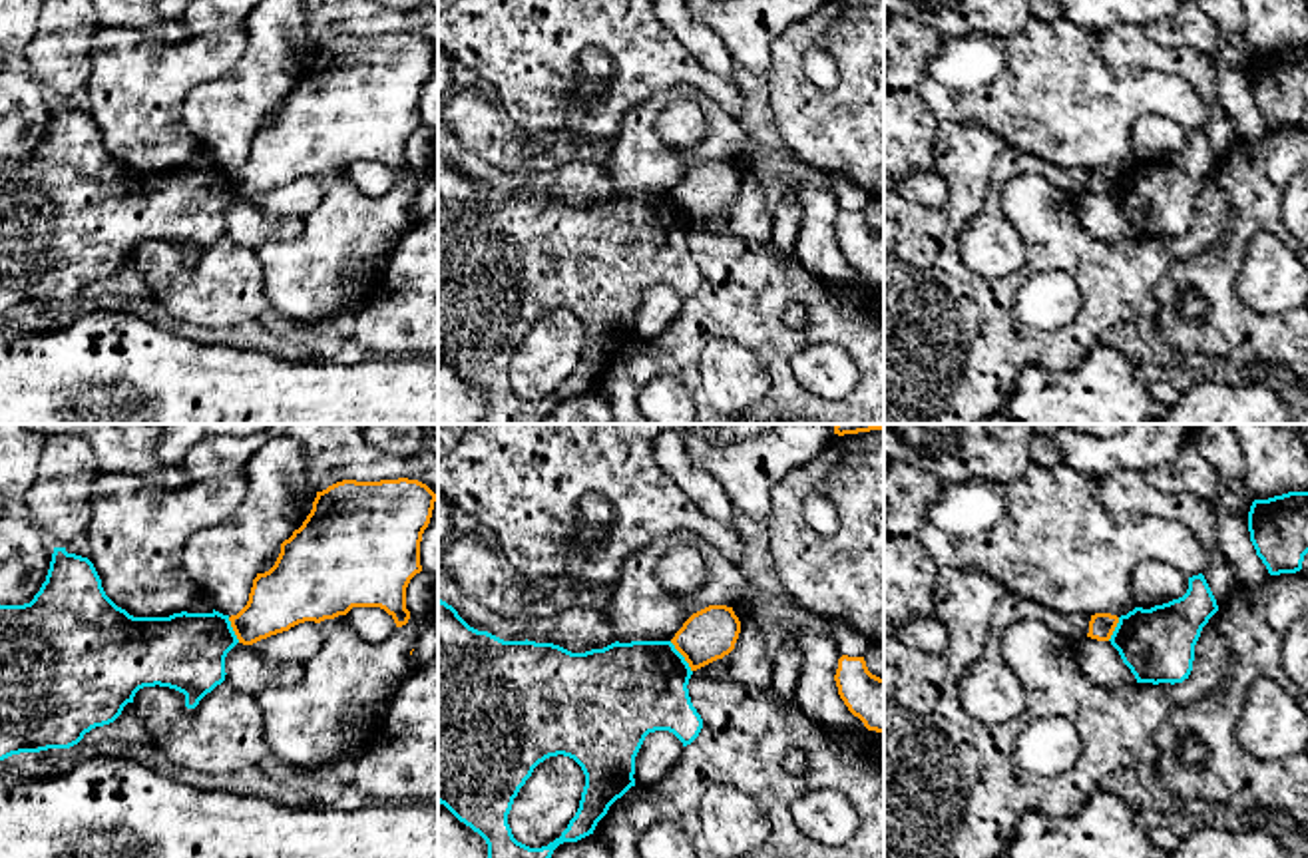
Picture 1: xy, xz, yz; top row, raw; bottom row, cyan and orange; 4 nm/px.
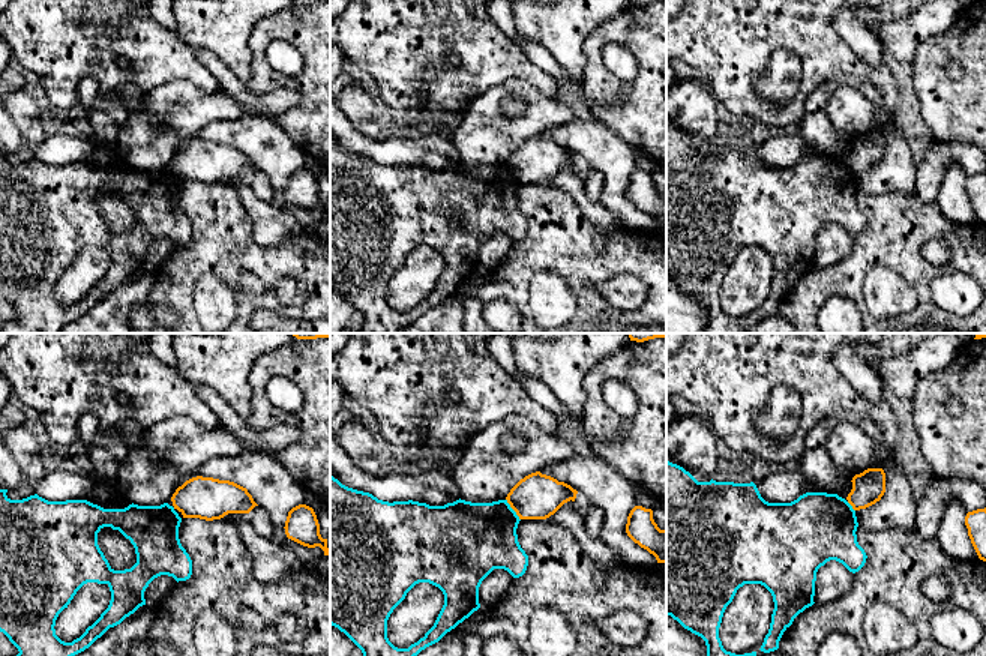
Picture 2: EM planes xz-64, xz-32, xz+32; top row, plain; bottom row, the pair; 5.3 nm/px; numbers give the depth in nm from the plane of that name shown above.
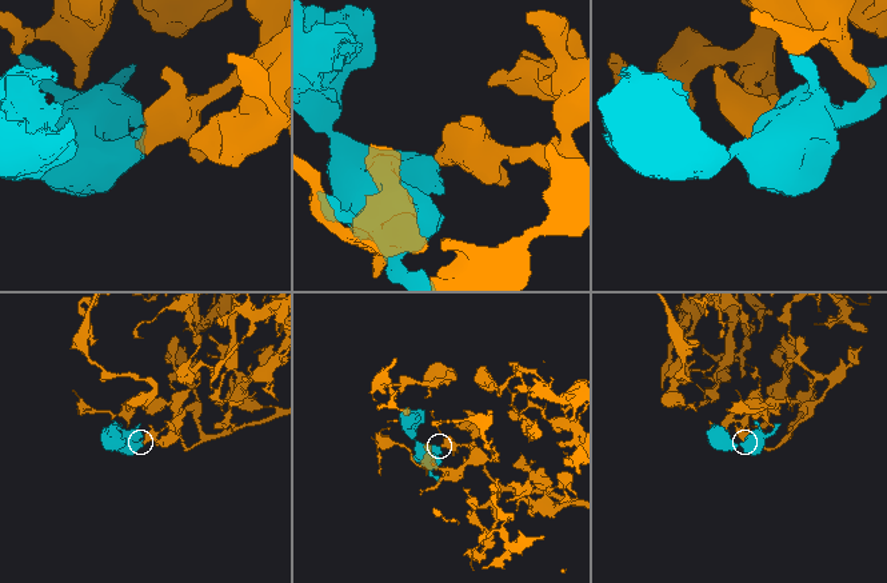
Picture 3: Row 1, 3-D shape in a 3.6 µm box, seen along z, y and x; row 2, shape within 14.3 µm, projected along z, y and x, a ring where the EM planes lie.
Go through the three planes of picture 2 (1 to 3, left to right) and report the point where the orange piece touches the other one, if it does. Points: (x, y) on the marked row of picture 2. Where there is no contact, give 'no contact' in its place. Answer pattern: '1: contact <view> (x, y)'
1: no contact
2: contact xz-32 (512, 509)
3: contact xz+32 (851, 506)

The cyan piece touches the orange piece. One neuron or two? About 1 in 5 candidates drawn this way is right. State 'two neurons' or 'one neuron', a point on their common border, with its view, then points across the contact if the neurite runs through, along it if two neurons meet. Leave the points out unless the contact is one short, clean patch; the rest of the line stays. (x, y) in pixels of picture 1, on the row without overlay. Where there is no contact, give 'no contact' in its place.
two neurons; contact xz (683, 212)

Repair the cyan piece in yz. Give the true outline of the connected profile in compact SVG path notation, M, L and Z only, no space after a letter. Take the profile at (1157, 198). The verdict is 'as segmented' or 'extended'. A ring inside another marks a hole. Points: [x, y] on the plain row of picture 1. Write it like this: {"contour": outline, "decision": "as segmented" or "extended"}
{"contour": "M1199 127L1189 131L1183 151L1121 169L1109 195L1137 237L1183 237L1193 225L1200 185L1216 165L1216 153Z", "decision": "as segmented"}

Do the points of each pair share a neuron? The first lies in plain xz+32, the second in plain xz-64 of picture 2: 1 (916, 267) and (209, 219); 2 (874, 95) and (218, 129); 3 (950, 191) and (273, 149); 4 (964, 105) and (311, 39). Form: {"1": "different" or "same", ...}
{"1": "same", "2": "different", "3": "same", "4": "same"}

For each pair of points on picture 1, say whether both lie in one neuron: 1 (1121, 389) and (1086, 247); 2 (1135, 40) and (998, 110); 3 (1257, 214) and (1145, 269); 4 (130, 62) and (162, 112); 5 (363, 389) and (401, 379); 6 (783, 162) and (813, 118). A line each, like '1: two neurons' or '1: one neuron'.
1: two neurons
2: two neurons
3: two neurons
4: one neuron
5: one neuron
6: two neurons

